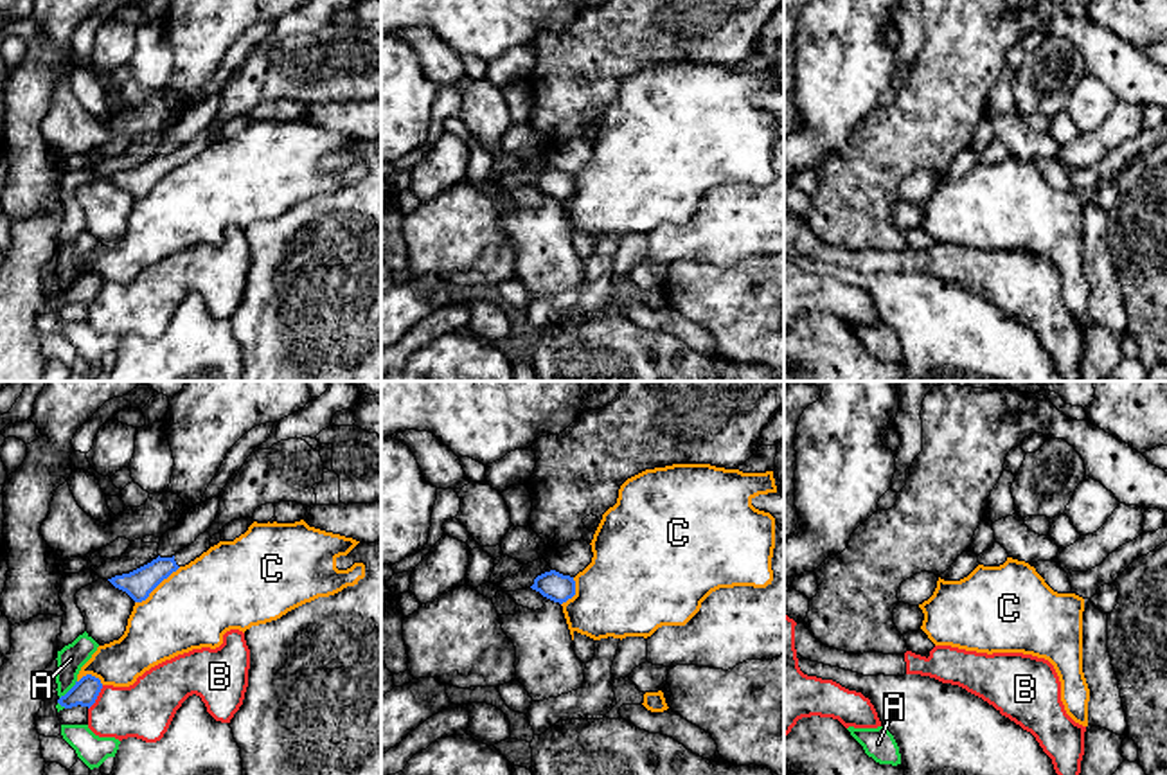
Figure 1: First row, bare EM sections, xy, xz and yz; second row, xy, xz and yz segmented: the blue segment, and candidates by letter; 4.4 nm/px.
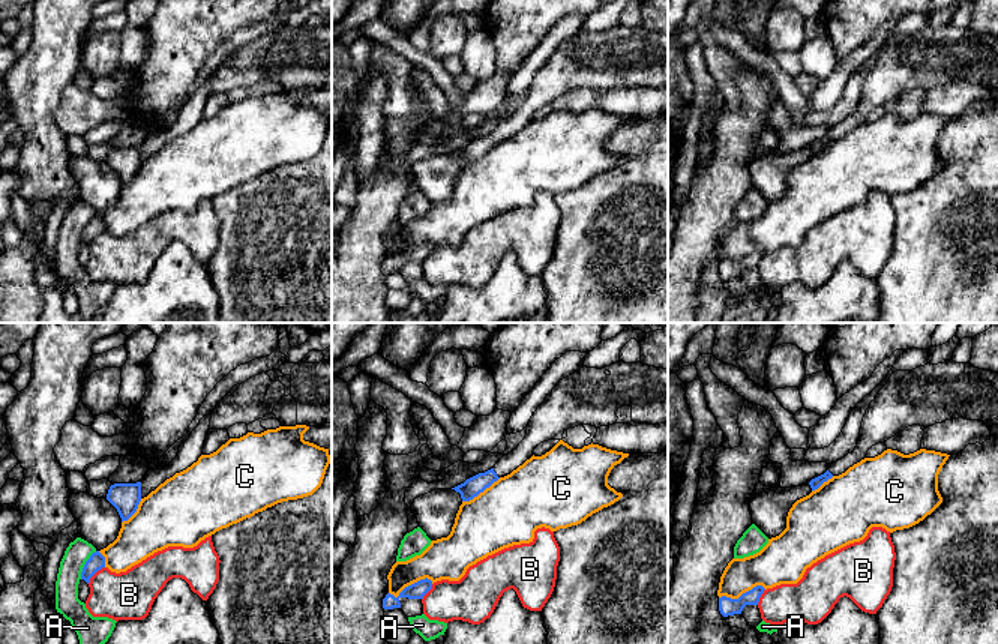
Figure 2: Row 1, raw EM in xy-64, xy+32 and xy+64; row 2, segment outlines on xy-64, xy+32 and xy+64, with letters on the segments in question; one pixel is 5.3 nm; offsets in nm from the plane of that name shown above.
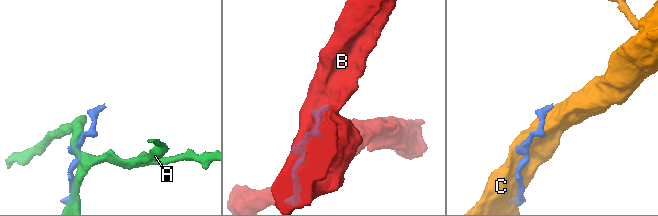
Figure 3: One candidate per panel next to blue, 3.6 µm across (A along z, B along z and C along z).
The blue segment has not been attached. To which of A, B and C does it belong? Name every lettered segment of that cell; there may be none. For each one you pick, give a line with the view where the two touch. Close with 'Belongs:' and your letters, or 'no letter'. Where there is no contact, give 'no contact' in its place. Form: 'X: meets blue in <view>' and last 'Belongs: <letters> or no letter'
Belongs: no letter

